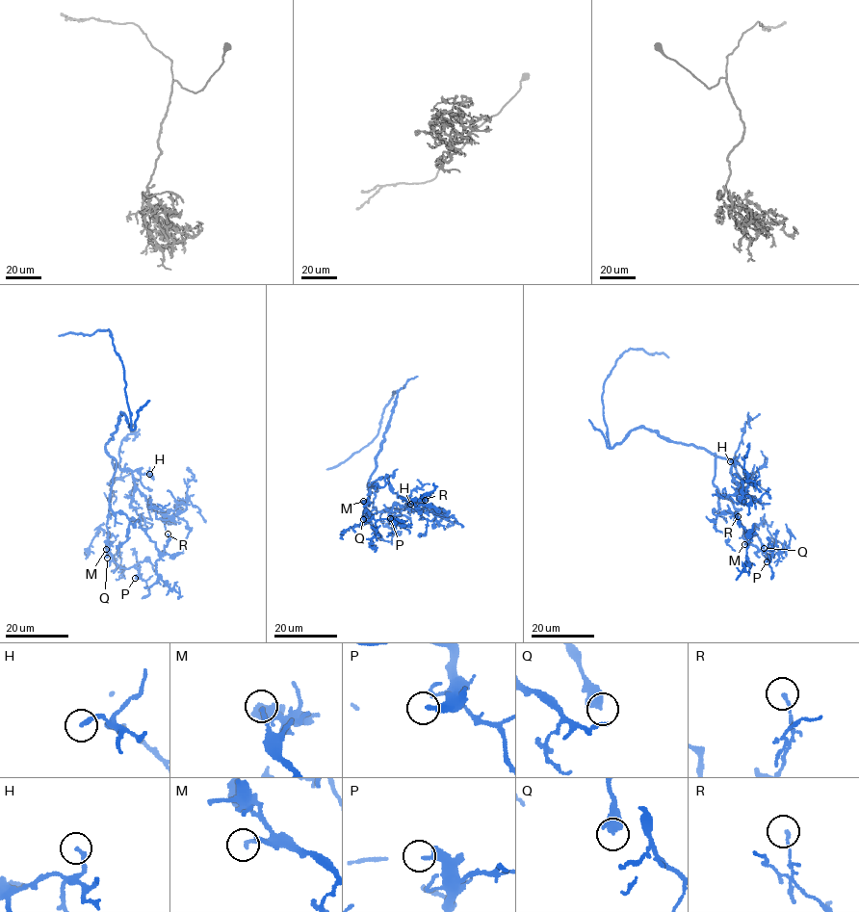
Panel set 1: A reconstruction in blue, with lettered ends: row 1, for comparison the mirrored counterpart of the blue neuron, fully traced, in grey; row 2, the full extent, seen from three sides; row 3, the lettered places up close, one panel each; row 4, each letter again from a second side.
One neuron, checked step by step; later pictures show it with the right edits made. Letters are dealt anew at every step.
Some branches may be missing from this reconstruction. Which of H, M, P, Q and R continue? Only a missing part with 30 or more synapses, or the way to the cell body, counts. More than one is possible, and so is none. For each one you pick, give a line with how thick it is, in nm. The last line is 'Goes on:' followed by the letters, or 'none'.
H: Thickness 190 nm
M: Thickness 160 nm
Goes on: H, M

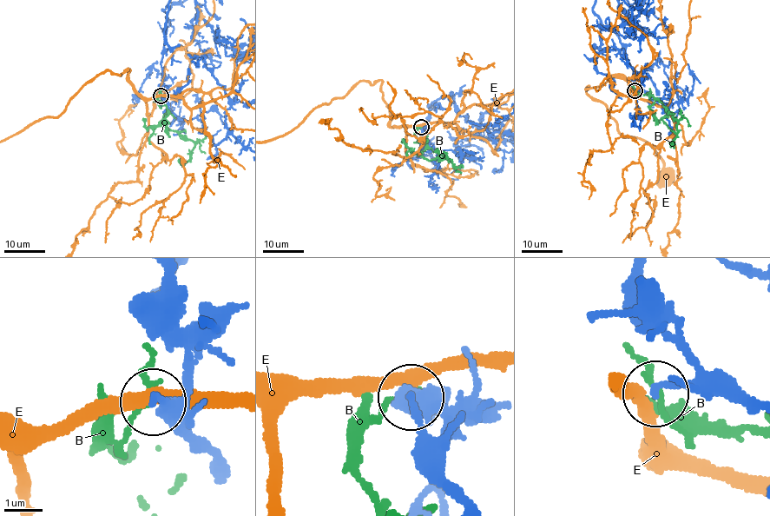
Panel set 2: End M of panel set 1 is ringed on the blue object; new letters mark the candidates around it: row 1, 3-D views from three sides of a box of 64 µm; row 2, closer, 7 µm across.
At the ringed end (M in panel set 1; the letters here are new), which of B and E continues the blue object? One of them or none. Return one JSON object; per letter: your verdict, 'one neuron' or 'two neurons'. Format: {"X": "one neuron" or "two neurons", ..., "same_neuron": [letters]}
{"B": "two neurons", "E": "two neurons", "same_neuron": []}

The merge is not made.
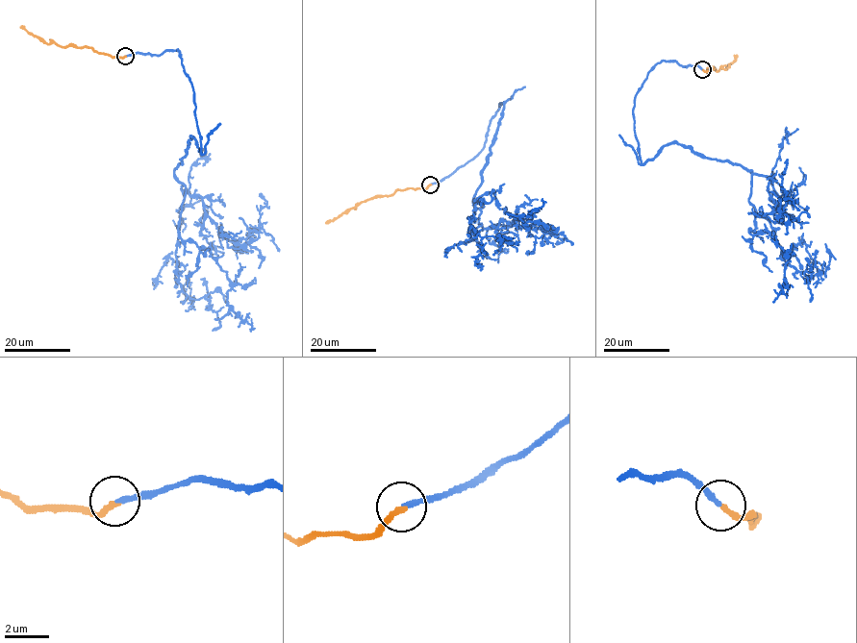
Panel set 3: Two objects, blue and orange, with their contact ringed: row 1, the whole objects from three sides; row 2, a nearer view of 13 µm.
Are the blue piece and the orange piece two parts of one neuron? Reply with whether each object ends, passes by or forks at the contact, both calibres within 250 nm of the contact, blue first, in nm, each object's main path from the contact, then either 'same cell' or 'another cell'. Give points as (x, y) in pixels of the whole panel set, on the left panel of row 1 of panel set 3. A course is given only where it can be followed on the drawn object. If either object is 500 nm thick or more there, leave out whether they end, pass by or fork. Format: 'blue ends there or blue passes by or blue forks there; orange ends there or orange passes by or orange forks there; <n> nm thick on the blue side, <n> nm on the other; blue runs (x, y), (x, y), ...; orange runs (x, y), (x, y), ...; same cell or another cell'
blue ends there; orange ends there; 190 nm thick on the blue side, 280 nm on the other; blue runs (125, 56), (180, 52), (201, 154), (192, 137), (174, 171), (179, 236), (226, 273), (251, 332); orange runs (125, 56), (111, 56), (88, 47), (45, 43), (20, 27); same cell

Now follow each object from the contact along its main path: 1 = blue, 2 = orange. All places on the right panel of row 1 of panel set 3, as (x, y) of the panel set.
1: (702, 70), (648, 73), (639, 157), (677, 143), (752, 172), (748, 232), (788, 260), (773, 303)
2: (702, 70), (707, 72), (707, 68), (712, 66), (718, 71), (721, 67), (725, 69), (737, 57)

